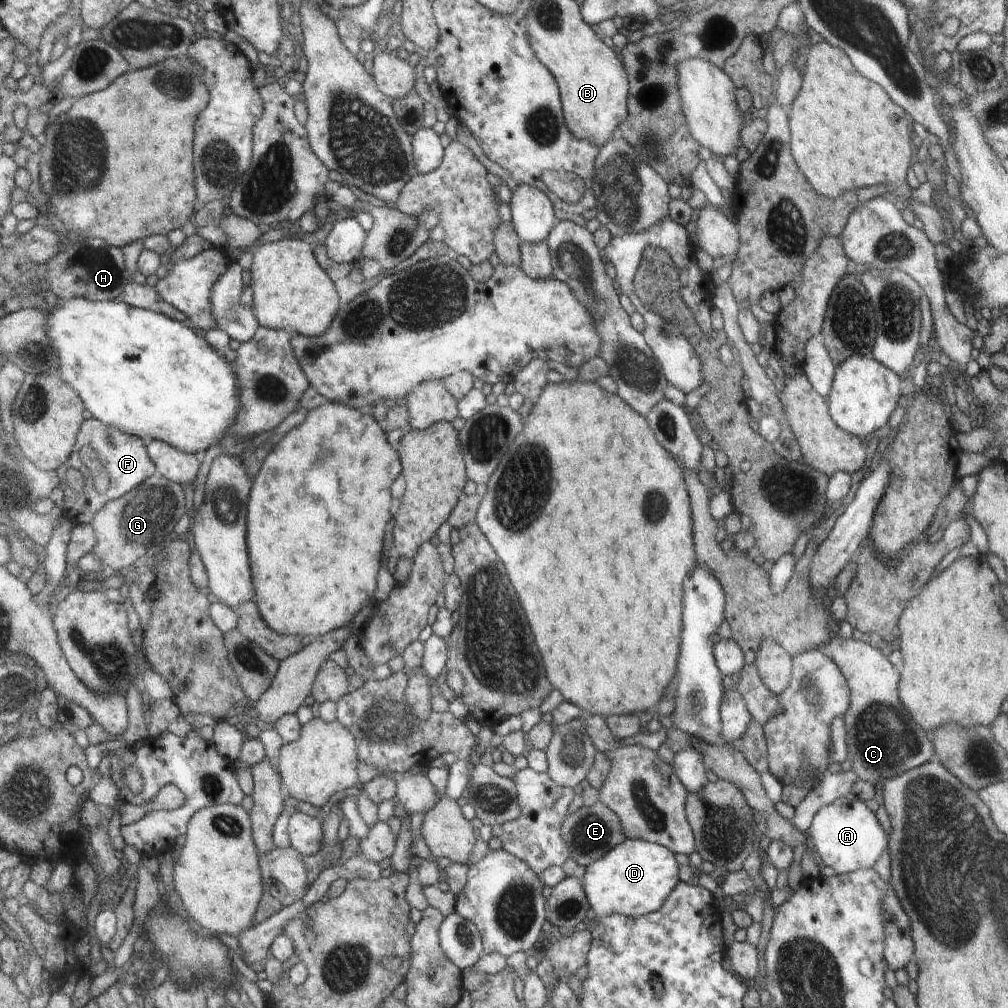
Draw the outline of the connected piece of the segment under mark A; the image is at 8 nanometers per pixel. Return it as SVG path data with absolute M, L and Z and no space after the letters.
M849 794L837 798L832 804L820 807L820 810L813 816L806 834L812 836L814 852L819 855L821 862L834 868L836 875L854 873L860 868L874 868L884 848L889 846L888 836L882 830L874 813L870 812L860 799Z

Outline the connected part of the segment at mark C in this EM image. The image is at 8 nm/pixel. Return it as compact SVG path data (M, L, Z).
M838 634L818 646L818 650L837 662L842 674L849 679L852 700L849 709L843 716L845 756L852 763L851 770L858 779L876 785L878 782L897 777L899 774L935 759L930 734L927 734L913 718L910 718L908 709L905 708L901 698L898 698L898 680L901 680L901 676L898 674L898 670L888 662L888 658L884 660L884 656L876 648L864 644L864 641L856 640L853 637L844 638Z

